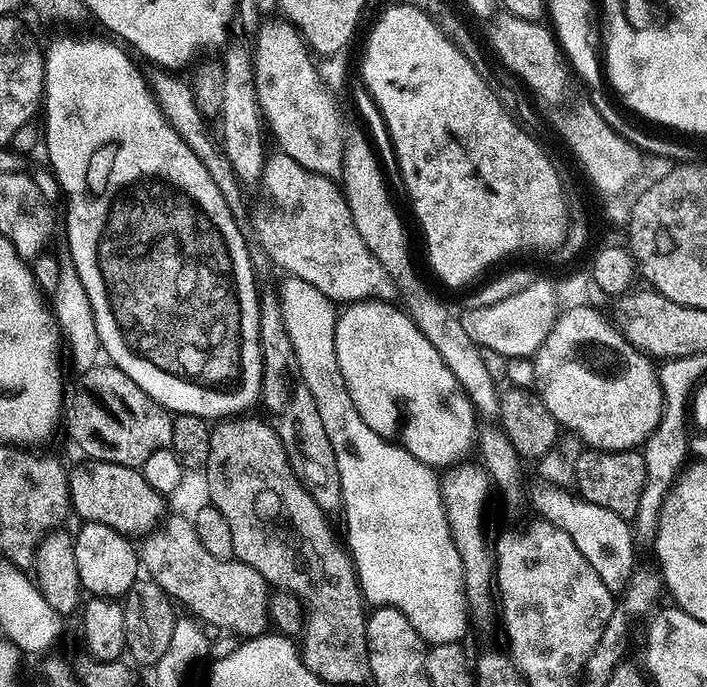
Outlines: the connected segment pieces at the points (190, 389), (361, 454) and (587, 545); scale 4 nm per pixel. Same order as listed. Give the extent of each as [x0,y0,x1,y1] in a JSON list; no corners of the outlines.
[[42,40,262,418],[278,275,470,645],[530,484,638,594]]

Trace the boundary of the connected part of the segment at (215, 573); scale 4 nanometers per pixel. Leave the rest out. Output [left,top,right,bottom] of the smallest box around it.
[138,514,270,638]

